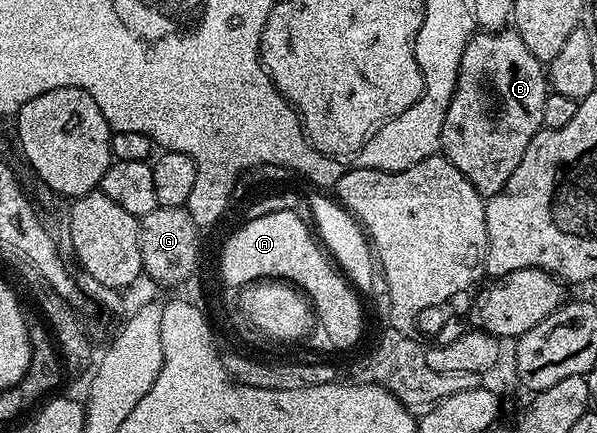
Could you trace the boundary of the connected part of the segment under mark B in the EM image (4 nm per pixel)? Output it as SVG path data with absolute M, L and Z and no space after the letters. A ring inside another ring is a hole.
M513 30L501 32L475 31L470 41L464 46L460 58L456 88L452 100L448 102L448 112L444 114L442 126L441 151L450 160L468 182L484 198L495 196L512 178L512 170L520 166L528 142L542 128L544 102L548 95L548 76L544 71L543 61L537 60L524 46L520 34Z

